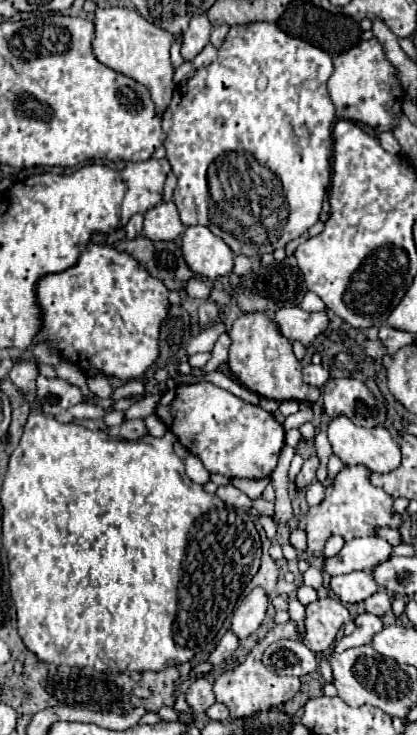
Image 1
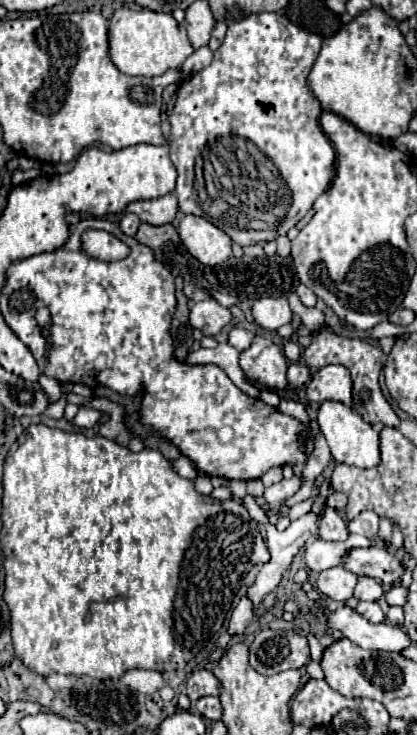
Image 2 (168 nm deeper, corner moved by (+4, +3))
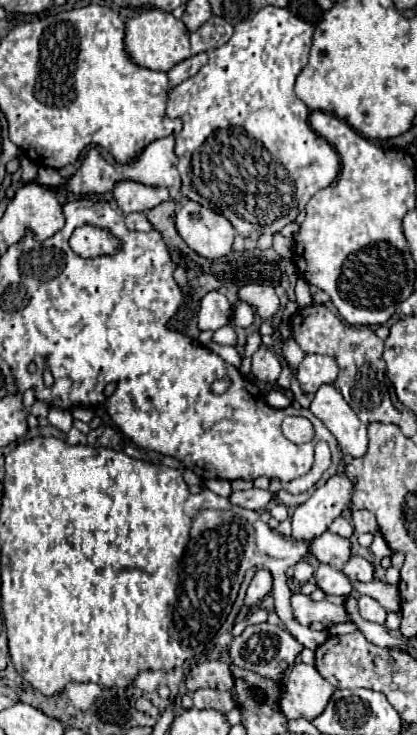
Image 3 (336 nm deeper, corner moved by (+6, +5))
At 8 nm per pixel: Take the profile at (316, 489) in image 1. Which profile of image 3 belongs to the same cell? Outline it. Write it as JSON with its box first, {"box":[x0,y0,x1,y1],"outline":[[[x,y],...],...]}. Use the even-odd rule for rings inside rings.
{"box":[328,516,354,538],"outline":[[[340,516],[340,518],[336,518],[328,530],[330,530],[330,532],[334,532],[334,534],[340,534],[340,536],[344,536],[344,538],[350,538],[350,536],[352,536],[352,532],[354,532],[354,528],[350,526],[350,522],[348,522],[346,518],[342,518],[342,516]]]}

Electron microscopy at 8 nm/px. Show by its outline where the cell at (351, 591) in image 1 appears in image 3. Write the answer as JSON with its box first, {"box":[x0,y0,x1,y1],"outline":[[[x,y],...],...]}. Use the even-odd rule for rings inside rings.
{"box":[314,564,352,596],"outline":[[[320,564],[316,574],[314,574],[318,588],[324,590],[326,594],[336,594],[336,596],[348,596],[352,592],[352,582],[348,576],[330,564]]]}

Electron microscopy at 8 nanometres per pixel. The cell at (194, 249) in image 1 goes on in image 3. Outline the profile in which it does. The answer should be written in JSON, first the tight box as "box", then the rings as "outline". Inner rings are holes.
{"box":[176,200,236,260],"outline":[[[192,200],[176,214],[176,230],[196,254],[208,260],[226,256],[232,250],[232,240],[236,236],[236,230],[232,230],[232,224],[224,216]]]}

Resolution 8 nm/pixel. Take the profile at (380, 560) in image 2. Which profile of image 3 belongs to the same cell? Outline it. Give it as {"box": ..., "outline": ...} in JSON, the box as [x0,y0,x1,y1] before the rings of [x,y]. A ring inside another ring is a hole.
{"box":[310,532,354,568],"outline":[[[324,532],[320,538],[314,538],[310,542],[312,546],[312,554],[318,558],[318,562],[342,568],[354,554],[350,540],[332,534],[332,532]]]}

